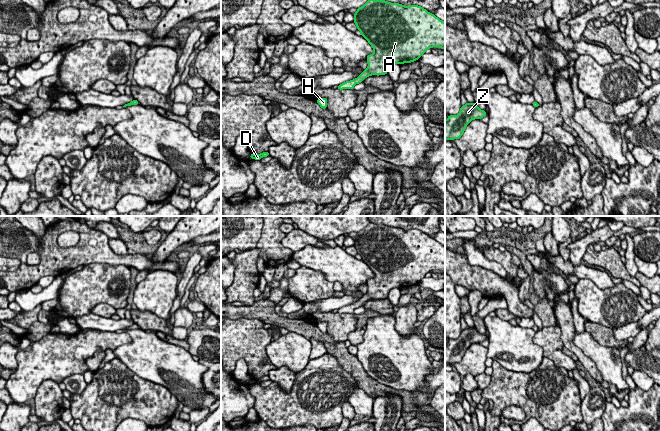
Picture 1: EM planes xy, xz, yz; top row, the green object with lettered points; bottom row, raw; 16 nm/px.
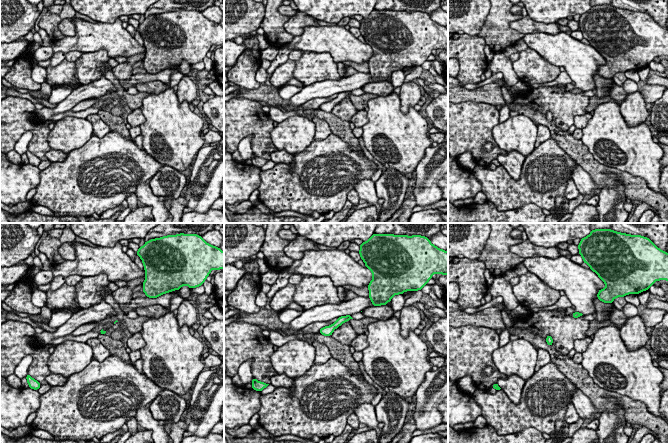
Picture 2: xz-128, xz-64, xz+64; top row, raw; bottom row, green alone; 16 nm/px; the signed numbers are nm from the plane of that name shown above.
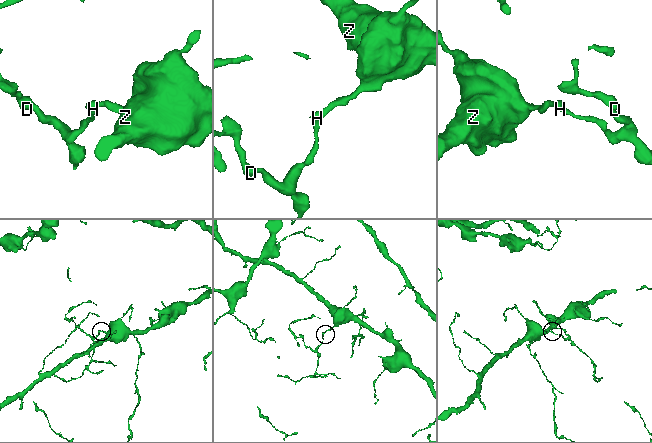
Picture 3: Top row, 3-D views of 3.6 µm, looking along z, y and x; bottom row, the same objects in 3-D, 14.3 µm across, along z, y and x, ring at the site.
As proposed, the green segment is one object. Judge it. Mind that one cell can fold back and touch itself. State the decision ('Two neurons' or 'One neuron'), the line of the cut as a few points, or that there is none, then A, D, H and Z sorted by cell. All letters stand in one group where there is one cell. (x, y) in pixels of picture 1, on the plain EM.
One neuron. No split. Groups: A D H Z

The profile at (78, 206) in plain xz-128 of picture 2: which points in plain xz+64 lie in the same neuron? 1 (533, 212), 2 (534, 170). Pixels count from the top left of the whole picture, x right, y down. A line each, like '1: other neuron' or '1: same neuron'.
1: other neuron
2: same neuron

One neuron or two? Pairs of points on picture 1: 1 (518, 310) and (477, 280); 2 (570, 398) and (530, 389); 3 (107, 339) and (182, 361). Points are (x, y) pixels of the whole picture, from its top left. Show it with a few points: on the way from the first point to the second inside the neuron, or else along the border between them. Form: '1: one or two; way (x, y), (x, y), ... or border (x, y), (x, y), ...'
1: one; way (511, 299), (499, 287), (488, 282)
2: one; way (560, 398), (553, 398), (547, 393), (540, 393)
3: two; border (127, 332), (131, 340), (119, 345), (113, 351)

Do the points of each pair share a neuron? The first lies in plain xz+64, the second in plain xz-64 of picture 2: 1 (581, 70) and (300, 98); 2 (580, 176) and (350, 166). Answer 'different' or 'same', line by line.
1: different
2: different

